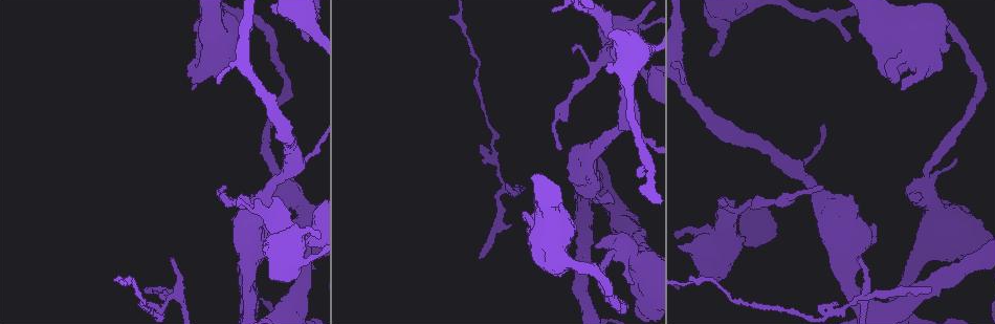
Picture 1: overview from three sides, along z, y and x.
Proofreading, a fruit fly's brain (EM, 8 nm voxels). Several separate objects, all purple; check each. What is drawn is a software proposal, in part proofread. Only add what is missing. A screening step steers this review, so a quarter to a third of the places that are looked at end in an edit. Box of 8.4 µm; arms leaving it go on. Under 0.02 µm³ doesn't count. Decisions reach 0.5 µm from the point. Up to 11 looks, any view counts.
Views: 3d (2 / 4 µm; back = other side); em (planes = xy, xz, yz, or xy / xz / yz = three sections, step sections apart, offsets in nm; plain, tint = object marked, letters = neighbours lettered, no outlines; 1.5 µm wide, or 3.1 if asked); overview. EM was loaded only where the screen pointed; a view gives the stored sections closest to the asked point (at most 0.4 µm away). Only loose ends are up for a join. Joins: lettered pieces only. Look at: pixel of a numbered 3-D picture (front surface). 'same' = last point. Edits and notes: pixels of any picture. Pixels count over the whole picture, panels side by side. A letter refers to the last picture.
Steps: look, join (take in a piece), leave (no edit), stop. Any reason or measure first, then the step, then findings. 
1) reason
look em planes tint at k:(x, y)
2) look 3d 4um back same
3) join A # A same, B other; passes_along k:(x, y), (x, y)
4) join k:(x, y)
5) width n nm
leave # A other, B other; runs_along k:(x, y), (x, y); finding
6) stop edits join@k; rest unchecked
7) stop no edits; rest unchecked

an open end
look 3d 4um at 1:(238, 207)

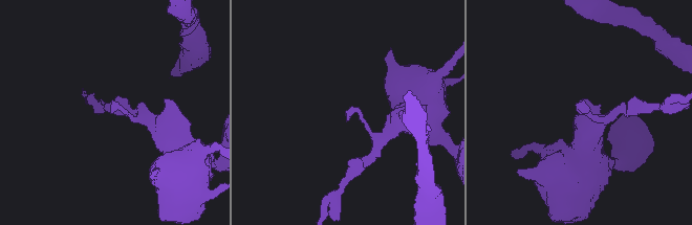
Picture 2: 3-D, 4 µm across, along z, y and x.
look em planes letters at 2:(346, 118)

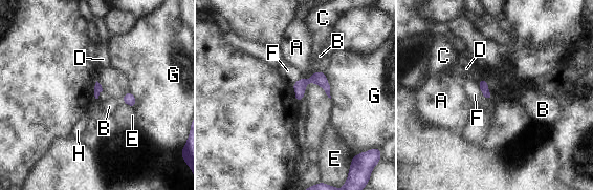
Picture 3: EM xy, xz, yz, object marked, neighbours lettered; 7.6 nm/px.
leave # A other, B other, C other, D other, E other, F other, G other, H other; runs_along 3:(321, 74), (300, 88), (298, 99); no lettered piece goes on from it

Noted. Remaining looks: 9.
branch stops here
look 3d 2um at 1:(631, 284)

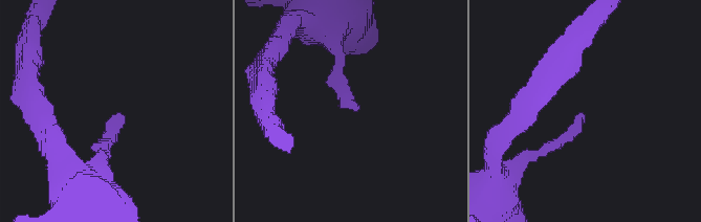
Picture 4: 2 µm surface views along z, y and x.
need the tissue
look em yz step 4 tint at 4:(356, 109)

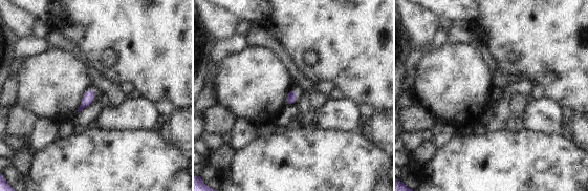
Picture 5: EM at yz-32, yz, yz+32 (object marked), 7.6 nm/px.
look em planes letters same

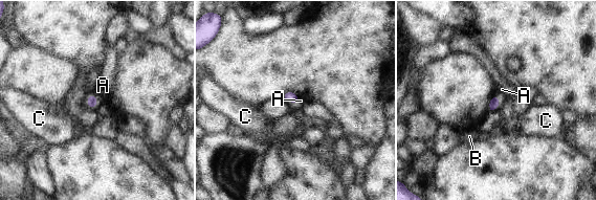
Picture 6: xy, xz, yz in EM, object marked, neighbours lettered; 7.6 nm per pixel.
width 80 nm
leave # A other, B other, C other; border 6:(92, 94), (98, 100); no lettered piece goes on from it

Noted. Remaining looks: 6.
tapers out
look em planes letters at 1:(142, 292)

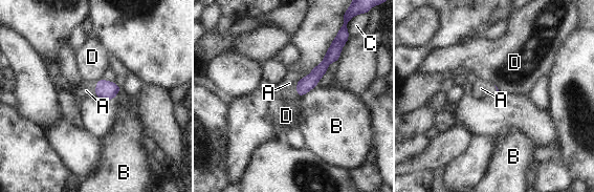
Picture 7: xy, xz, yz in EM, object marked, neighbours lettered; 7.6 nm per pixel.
longest_contact B 160 nm
join A # A same, B other, C other, D other; passes_along 7:(107, 90), (95, 89), (86, 90); the neuron continues

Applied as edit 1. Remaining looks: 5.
free end
look 3d 4um at 1:(173, 257)

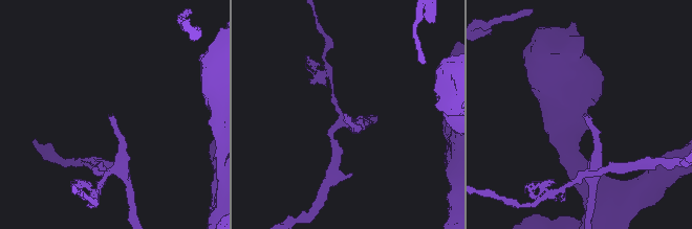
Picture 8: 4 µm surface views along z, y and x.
look em planes letters at 8:(111, 117)

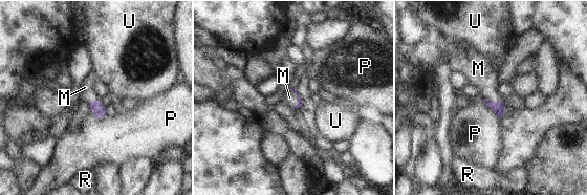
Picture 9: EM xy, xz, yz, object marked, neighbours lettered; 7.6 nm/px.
join M # M same, P other, R other, U other; passes_along 9:(299, 103), (298, 98), (289, 98); it goes on there

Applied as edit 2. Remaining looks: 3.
branch stops here
look em planes tint at 1:(850, 39)

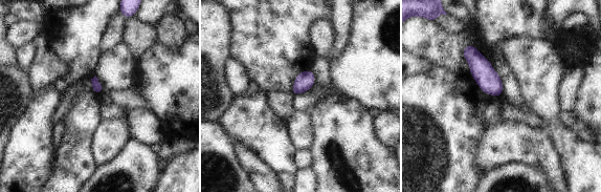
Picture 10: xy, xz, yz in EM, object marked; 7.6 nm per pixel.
see the neighbours
look em planes letters same

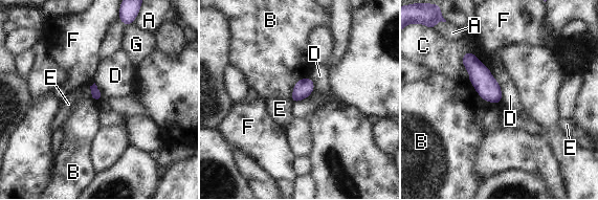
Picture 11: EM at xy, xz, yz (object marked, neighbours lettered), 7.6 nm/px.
longest_contact B 300 nm
leave # A other, B other, C other, D other, E other, F other, G other; no lettered piece goes on from it

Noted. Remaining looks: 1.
stop edits join@7, join@9; rest unchecked

